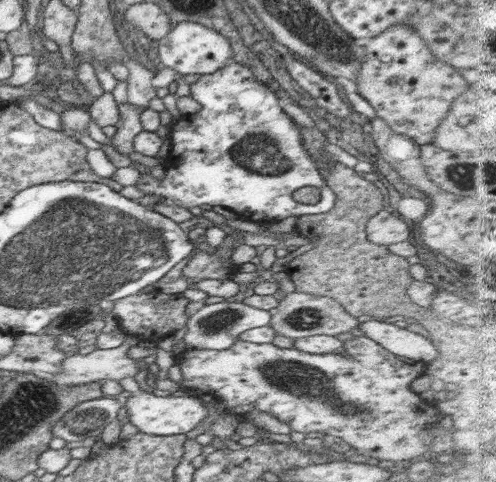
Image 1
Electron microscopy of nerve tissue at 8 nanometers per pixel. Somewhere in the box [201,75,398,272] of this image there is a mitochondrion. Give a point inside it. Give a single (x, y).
(258, 152)

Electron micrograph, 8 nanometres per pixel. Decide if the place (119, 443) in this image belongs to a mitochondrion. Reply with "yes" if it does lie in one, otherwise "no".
no

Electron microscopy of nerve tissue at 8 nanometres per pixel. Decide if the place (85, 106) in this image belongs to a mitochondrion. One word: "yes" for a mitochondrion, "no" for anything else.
no

